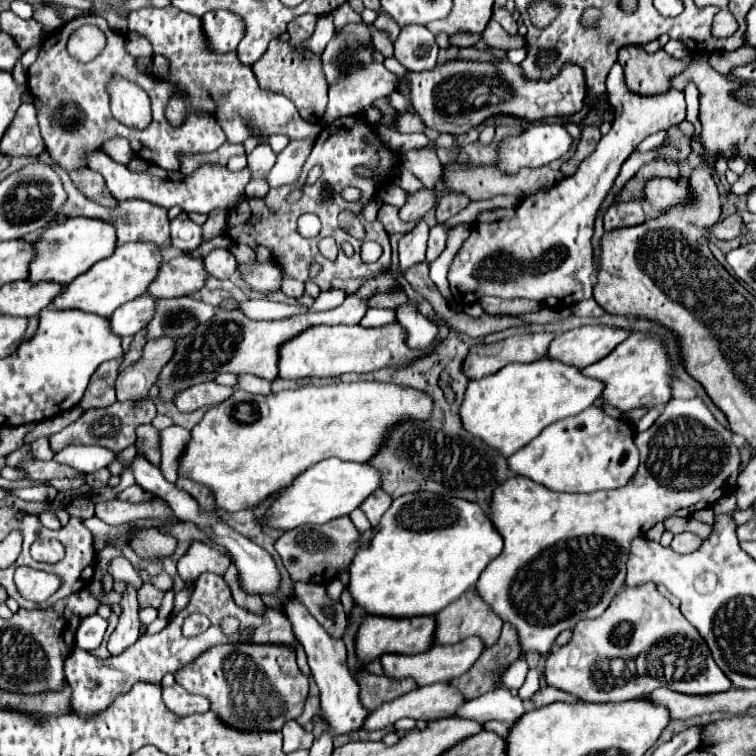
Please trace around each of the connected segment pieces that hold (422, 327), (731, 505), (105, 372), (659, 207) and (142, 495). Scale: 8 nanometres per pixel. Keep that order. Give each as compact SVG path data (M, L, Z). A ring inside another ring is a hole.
M407 300L405 304L395 308L395 316L401 326L407 330L407 344L411 348L425 348L429 346L437 336L437 326L431 324L421 312L413 300Z
M733 494L723 496L723 498L717 500L715 504L717 504L717 512L721 512L721 514L731 514L731 512L737 510L737 500L735 500Z
M123 356L107 360L97 368L97 372L93 372L87 392L79 404L83 410L105 408L115 402L115 378L119 374L121 362L123 362Z
M653 178L645 186L645 202L653 208L655 214L669 210L673 204L689 202L689 184L685 180L669 180L669 178Z
M134 484L128 487L127 490L119 492L117 498L119 498L119 500L125 500L125 502L143 502L143 500L151 500L151 498L155 498L155 496L149 494L149 492L145 492L140 486Z

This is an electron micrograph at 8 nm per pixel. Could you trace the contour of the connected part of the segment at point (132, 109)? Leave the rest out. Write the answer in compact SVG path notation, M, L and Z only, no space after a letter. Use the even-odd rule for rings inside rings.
M115 76L109 84L109 96L111 96L111 112L121 124L139 130L151 124L149 96L137 84L121 76Z

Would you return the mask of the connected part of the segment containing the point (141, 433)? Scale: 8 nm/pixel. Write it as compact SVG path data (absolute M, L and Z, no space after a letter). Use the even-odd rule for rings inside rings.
M141 425L136 428L136 436L135 446L137 446L137 450L143 452L151 464L159 466L161 464L161 454L159 454L159 446L157 446L159 432L153 426Z

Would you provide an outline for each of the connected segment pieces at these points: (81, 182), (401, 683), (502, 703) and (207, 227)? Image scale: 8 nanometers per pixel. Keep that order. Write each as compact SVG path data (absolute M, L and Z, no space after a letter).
M77 168L73 172L69 172L71 180L75 182L75 186L91 200L95 200L101 206L109 206L115 208L117 200L111 196L111 192L105 188L105 180L101 174L89 170L89 168Z
M357 674L357 684L361 688L361 702L369 710L379 708L385 702L395 700L395 696L417 688L413 680L389 680L387 676L373 674Z
M499 688L481 698L469 700L463 708L459 708L455 712L455 716L473 718L479 722L501 720L501 722L507 722L513 726L525 712L527 712L527 706L519 696L511 696L511 692L507 688Z
M214 210L208 214L208 219L202 225L203 242L209 242L214 237L221 235L226 229L227 210Z

